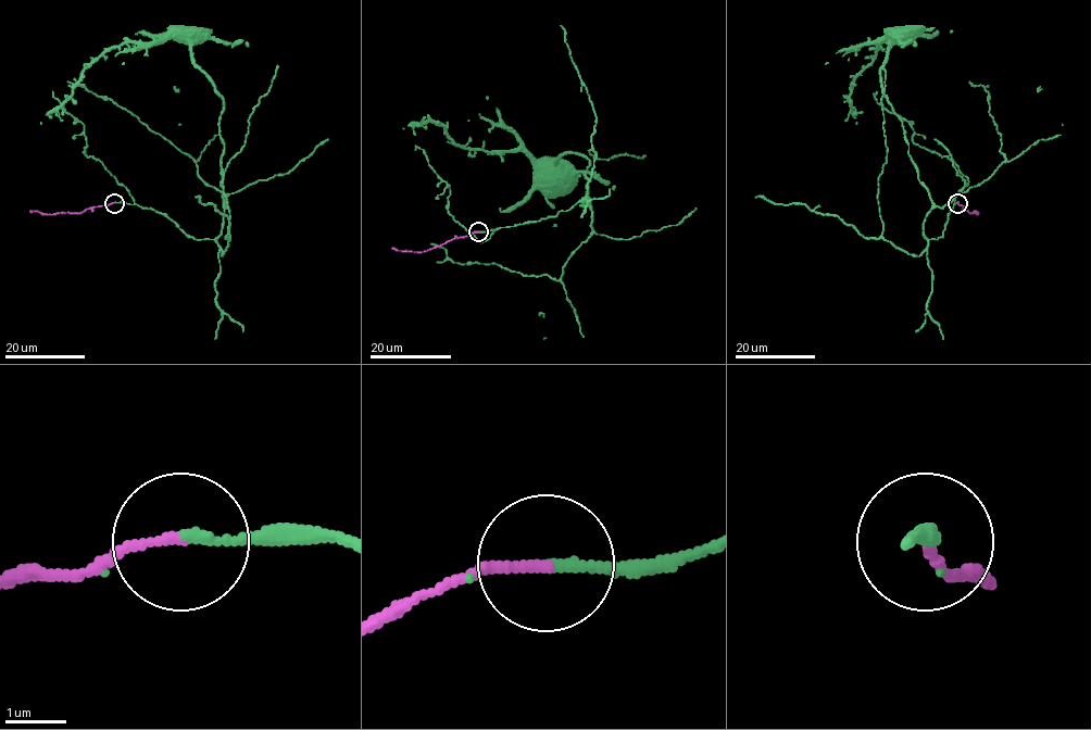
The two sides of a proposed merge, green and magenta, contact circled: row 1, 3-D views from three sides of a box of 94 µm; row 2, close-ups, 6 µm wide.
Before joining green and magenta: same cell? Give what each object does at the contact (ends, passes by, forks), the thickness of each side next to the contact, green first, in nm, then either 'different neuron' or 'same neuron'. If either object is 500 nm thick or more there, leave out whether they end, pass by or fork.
green ends | magenta ends | 180/160 nm | same neuron

